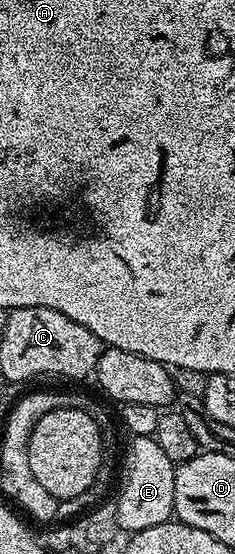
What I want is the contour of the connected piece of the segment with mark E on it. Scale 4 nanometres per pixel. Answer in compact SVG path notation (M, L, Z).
M130 437L130 446L126 449L126 478L122 481L122 490L116 494L118 506L116 519L123 534L133 535L148 531L160 523L174 517L174 500L176 499L176 463L152 437Z

